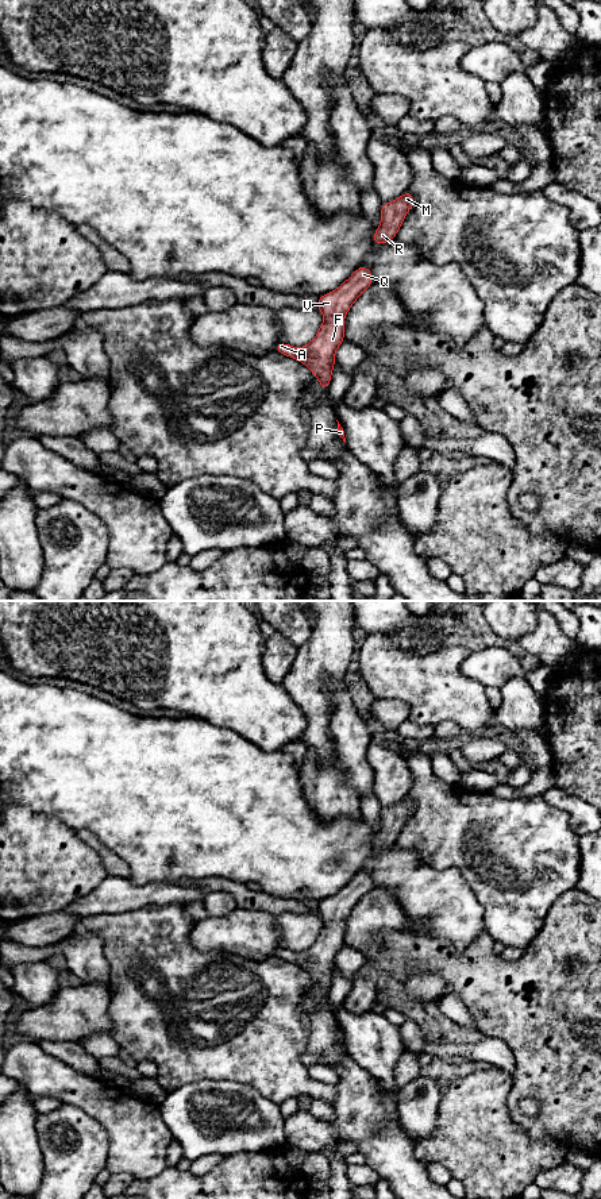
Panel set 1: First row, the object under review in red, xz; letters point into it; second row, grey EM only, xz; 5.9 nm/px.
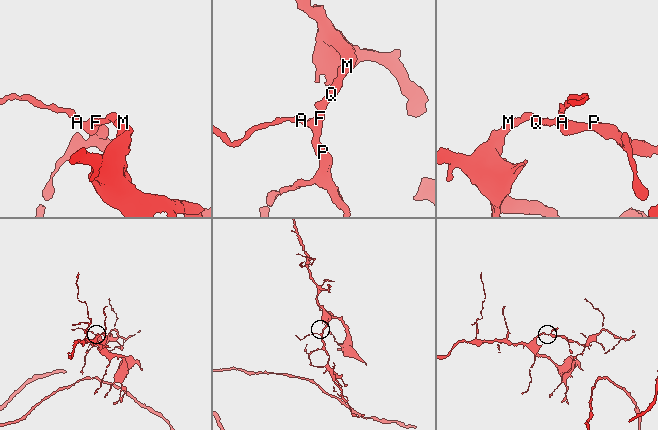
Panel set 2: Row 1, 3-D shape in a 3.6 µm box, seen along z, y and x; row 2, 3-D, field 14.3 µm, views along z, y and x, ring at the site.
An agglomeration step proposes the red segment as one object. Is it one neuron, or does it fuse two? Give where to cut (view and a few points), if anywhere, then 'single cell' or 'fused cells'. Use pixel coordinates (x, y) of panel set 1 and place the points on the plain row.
no cut | single cell

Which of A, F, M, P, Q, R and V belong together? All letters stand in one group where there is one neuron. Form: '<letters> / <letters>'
A F M P Q R V

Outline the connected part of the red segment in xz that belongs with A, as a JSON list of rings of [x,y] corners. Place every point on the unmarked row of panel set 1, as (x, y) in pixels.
[[[359,871],[338,894],[319,902],[317,914],[324,925],[311,948],[304,952],[292,952],[278,947],[276,956],[305,969],[320,986],[320,994],[328,995],[335,957],[344,947],[344,921],[357,903],[373,890],[369,872]]]

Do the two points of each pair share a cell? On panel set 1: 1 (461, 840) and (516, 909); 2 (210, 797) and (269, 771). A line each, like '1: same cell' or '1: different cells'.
1: same cell
2: same cell

